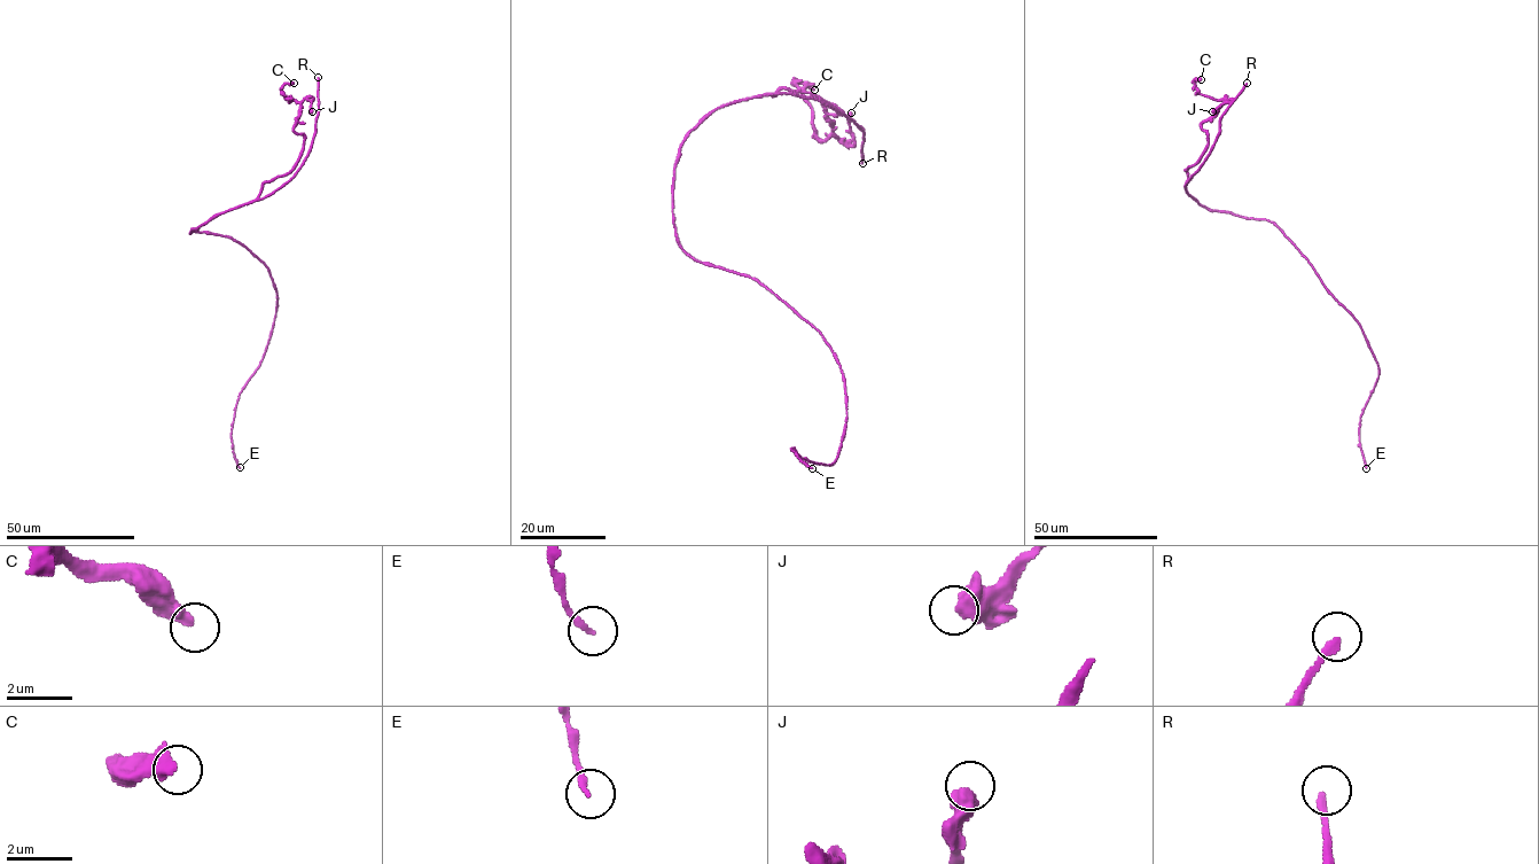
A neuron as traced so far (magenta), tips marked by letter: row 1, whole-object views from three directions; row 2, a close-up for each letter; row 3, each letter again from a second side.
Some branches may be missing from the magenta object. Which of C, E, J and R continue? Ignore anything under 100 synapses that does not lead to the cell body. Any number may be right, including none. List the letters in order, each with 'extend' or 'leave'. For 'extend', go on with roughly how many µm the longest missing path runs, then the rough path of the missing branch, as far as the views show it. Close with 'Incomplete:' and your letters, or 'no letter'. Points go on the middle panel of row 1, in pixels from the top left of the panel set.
C: leave
E: leave
J: leave
R: extend; missing 130 µm
Incomplete: R

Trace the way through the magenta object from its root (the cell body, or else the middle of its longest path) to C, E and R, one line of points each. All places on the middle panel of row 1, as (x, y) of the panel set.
C: (687, 253), (685, 139), (787, 88), (841, 111), (821, 101), (823, 140), (794, 82), (814, 90)
E: (687, 253), (756, 279), (830, 347), (844, 382), (845, 428), (833, 464), (807, 461), (791, 448), (812, 468)
R: (687, 253), (672, 216), (676, 161), (686, 138), (718, 108), (763, 94), (820, 100), (862, 129), (862, 163)

